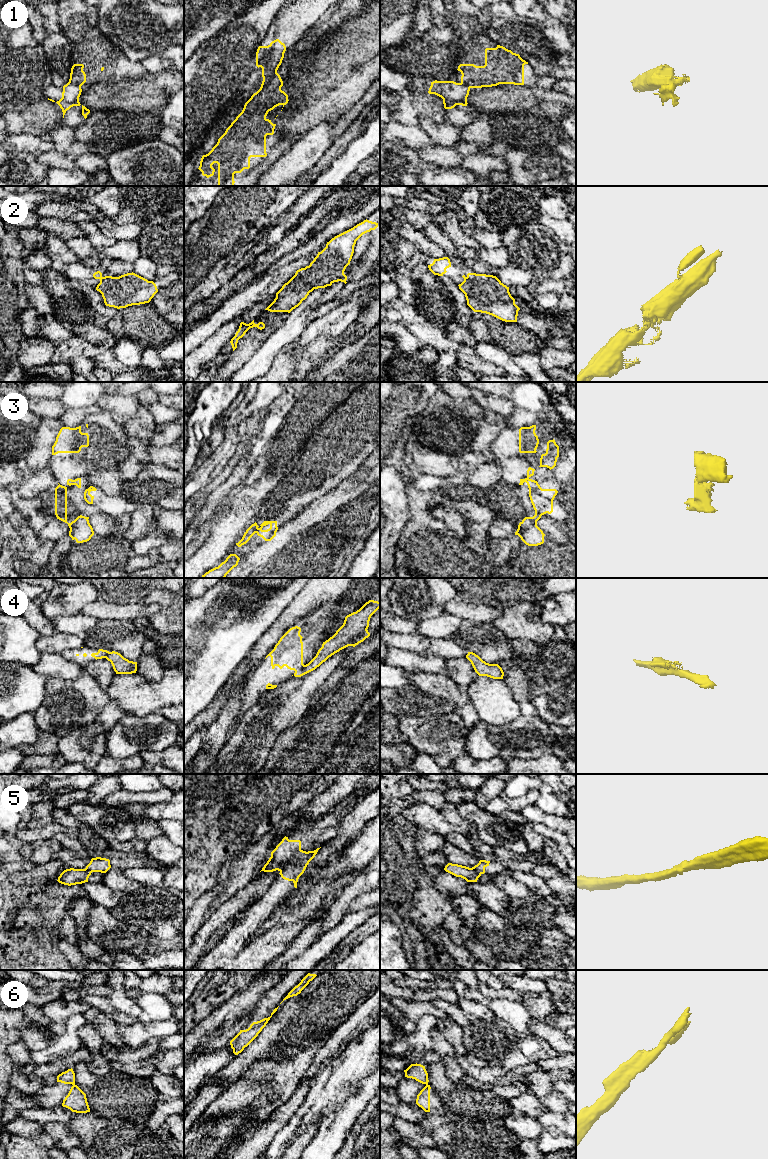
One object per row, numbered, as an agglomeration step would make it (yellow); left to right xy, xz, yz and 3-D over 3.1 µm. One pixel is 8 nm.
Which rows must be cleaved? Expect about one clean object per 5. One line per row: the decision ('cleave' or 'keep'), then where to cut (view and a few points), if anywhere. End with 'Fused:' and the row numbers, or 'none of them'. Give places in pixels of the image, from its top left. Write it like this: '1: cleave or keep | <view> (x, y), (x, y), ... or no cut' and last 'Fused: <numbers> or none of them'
1: cleave | xz (276, 71), (263, 80)
2: cleave | xy (103, 277), (100, 280)
3: cleave | xz (258, 528), (256, 532)
4: cleave | xz (305, 665), (295, 672)
5: cleave | xz (300, 849), (280, 871)
6: cleave | xz (277, 1008), (274, 1011)
Fused: 1, 2, 3, 4, 5, 6

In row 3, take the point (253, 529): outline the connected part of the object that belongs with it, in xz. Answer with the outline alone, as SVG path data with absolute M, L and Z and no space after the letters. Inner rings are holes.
M255 522L254 524L252 524L252 525L246 530L246 532L244 533L242 539L241 539L238 543L236 543L236 545L237 545L238 547L241 547L242 545L246 544L246 543L250 540L250 538L251 538L255 533L257 533L258 527L259 527L259 526L257 525L256 522Z

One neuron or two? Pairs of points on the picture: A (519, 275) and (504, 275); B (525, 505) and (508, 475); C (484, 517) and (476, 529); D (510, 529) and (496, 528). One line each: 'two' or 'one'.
A: one
B: two
C: two
D: one

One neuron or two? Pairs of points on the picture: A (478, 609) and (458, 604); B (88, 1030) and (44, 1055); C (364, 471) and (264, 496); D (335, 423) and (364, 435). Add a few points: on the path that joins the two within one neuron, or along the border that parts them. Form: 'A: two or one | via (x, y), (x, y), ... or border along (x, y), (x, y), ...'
A: one | via (473, 609), (463, 609)
B: two | border along (86, 1022), (78, 1031), (81, 1047)
C: two | border along (369, 455), (353, 475)
D: one | via (342, 423), (352, 423), (357, 428)

